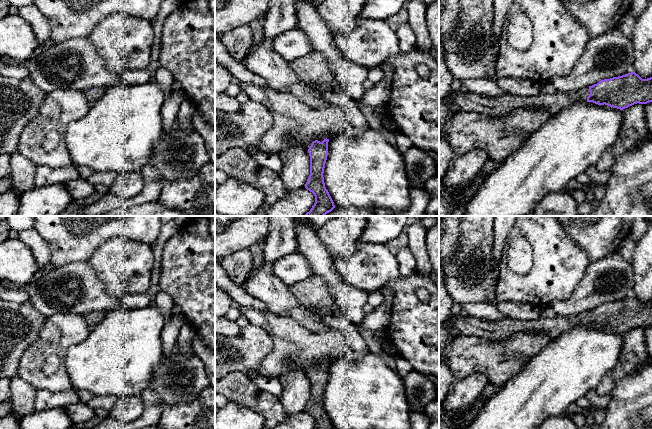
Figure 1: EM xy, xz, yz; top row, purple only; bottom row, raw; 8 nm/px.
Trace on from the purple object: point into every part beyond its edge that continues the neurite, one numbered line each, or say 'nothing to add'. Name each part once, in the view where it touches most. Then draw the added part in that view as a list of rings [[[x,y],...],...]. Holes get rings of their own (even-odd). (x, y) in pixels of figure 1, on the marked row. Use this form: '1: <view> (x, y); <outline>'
1: yz (504, 104); [[[589,87],[570,93],[556,91],[553,94],[540,93],[530,97],[509,93],[500,96],[485,96],[464,91],[451,96],[447,103],[454,112],[478,112],[487,116],[508,115],[518,108],[544,108],[551,114],[555,114],[574,103],[587,103],[589,95]]]

